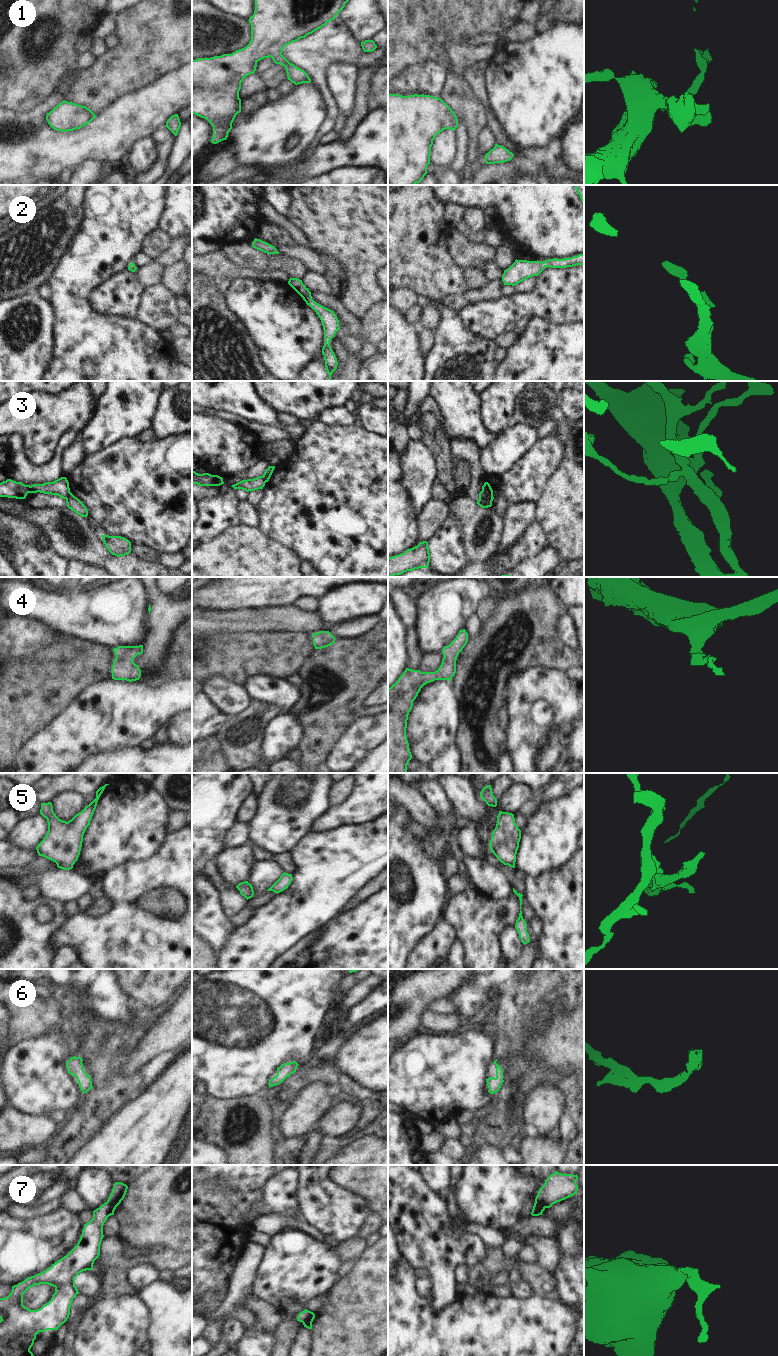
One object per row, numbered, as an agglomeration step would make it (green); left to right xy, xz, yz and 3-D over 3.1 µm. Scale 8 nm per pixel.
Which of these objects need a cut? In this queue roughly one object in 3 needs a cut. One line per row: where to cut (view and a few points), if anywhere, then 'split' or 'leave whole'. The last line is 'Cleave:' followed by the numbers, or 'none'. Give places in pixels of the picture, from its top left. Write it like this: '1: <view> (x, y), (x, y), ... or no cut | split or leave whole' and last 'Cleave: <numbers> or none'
1: no cut | leave whole
2: no cut | leave whole
3: yz (481, 491), (492, 500) | split
4: no cut | leave whole
5: no cut | leave whole
6: no cut | leave whole
7: xz (314, 1314), (302, 1322) | split
Cleave: 3, 7

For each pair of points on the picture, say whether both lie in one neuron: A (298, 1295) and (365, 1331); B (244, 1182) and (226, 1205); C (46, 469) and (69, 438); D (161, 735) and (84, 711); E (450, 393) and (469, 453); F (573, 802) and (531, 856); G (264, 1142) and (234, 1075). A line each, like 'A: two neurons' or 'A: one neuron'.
A: two neurons
B: one neuron
C: one neuron
D: two neurons
E: two neurons
F: one neuron
G: two neurons

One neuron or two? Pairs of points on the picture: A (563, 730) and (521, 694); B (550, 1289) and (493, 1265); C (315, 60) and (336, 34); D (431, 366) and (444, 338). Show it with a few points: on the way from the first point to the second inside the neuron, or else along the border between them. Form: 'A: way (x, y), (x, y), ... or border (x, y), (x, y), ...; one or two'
A: way (563, 715), (563, 711), (546, 694), (536, 694); one
B: way (536, 1277), (517, 1263), (507, 1263); one
C: way (319, 54), (333, 40); one
D: way (438, 359), (444, 353), (444, 345); one

